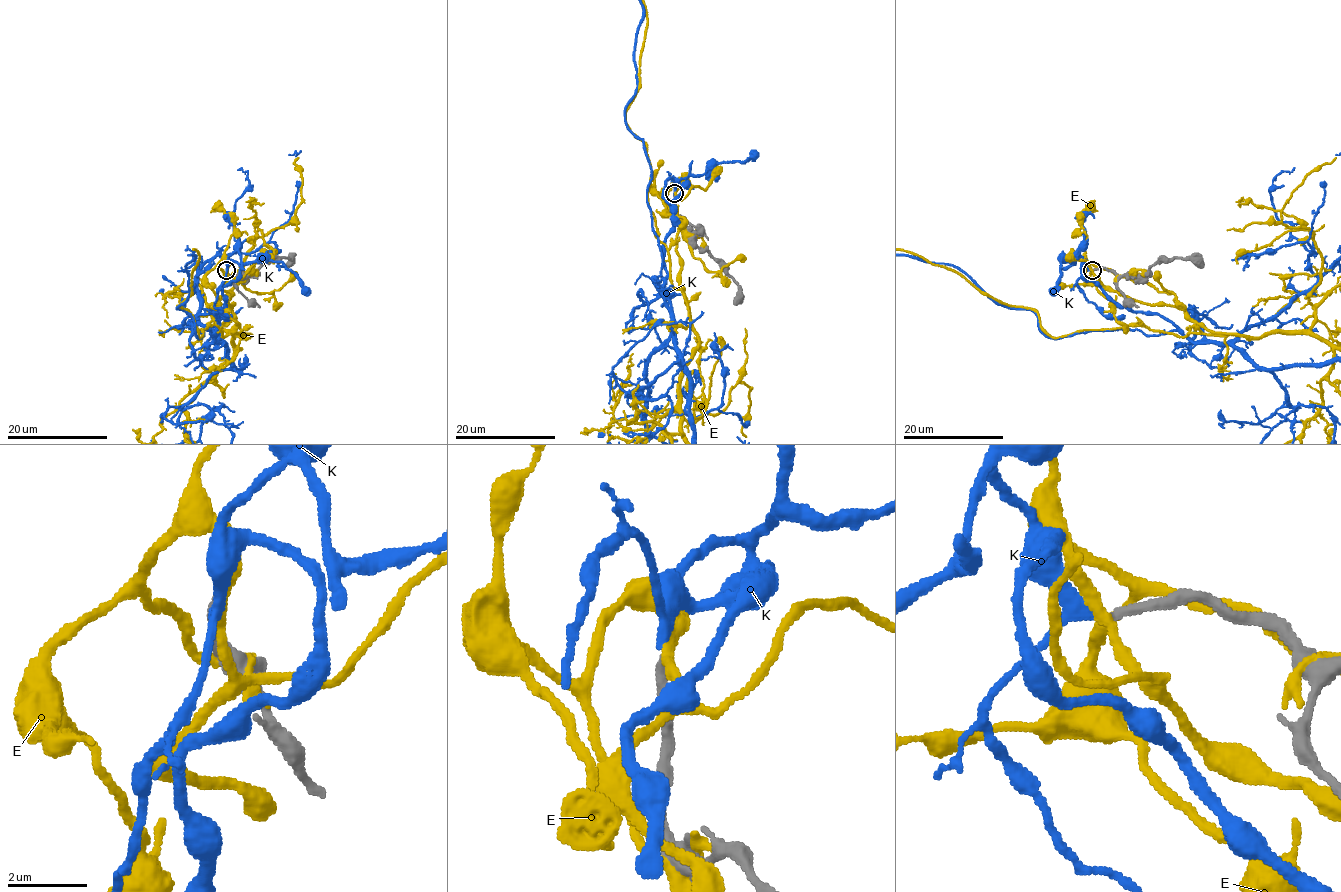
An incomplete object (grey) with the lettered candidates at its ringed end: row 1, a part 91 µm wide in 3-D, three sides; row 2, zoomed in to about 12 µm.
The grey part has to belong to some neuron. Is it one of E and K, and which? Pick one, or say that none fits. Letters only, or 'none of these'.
K

